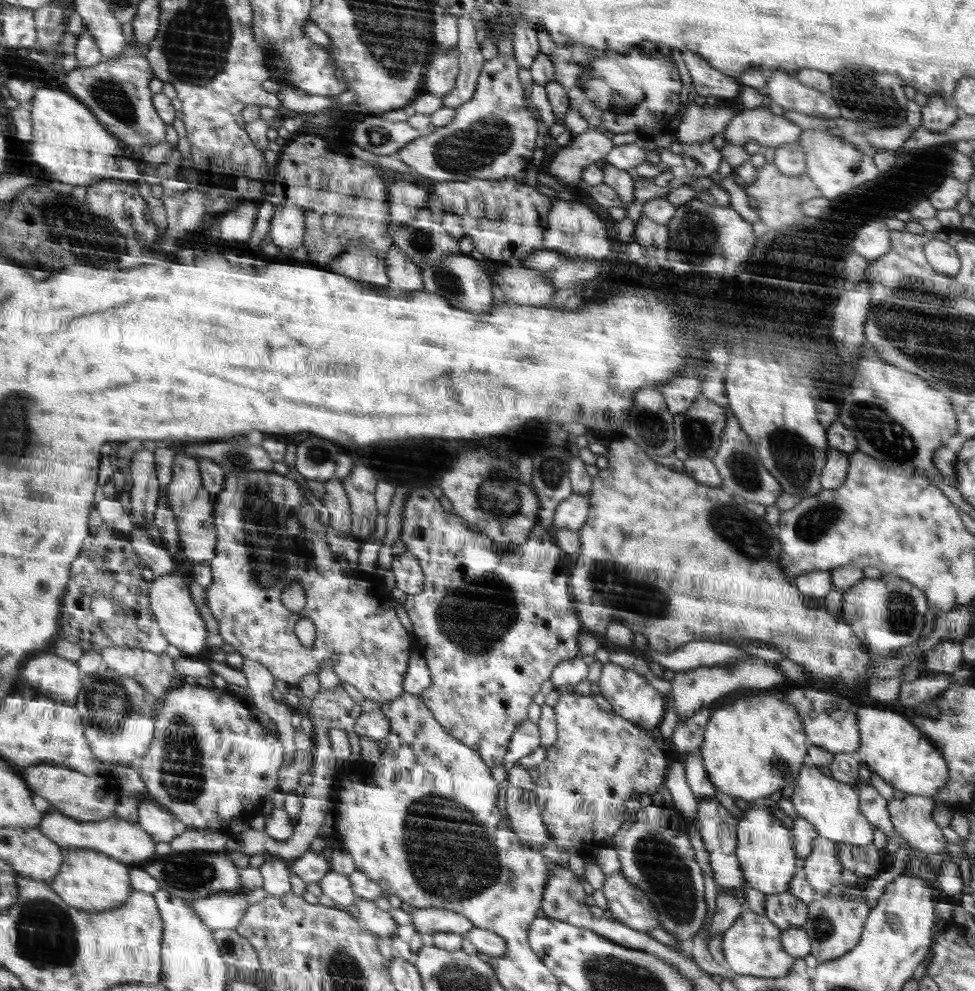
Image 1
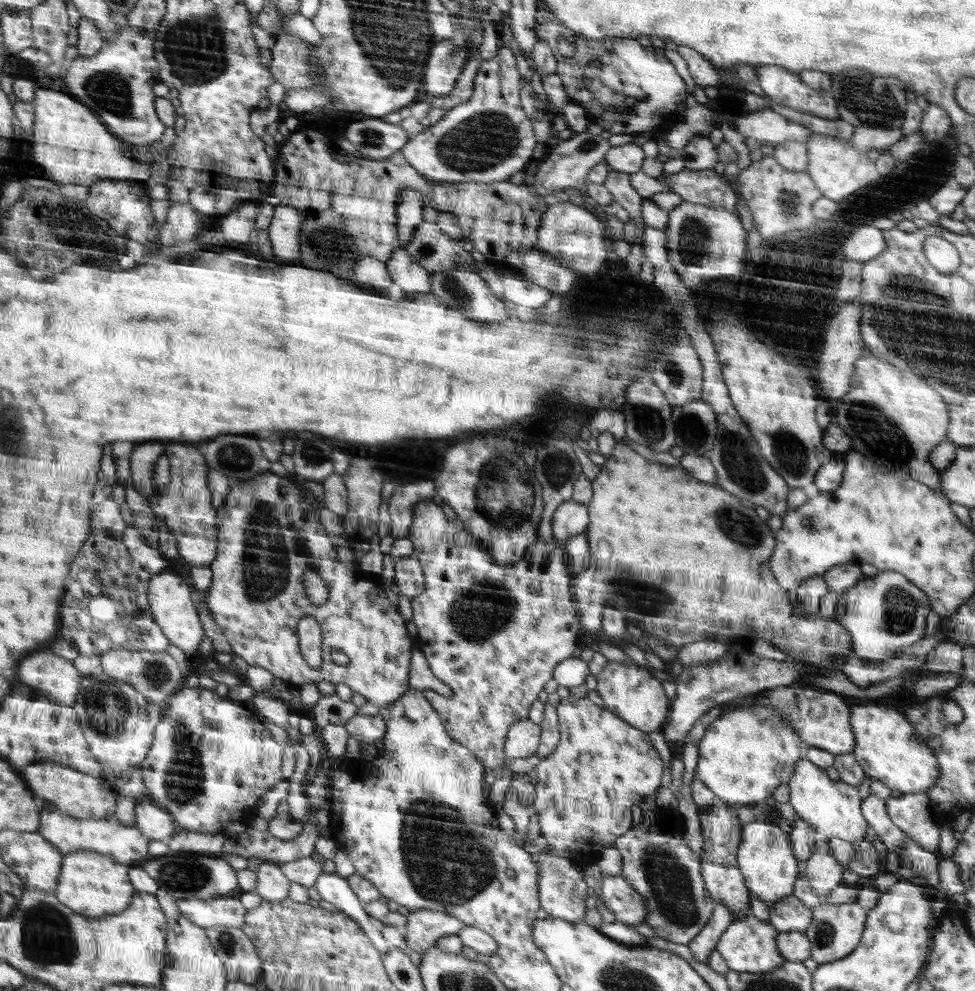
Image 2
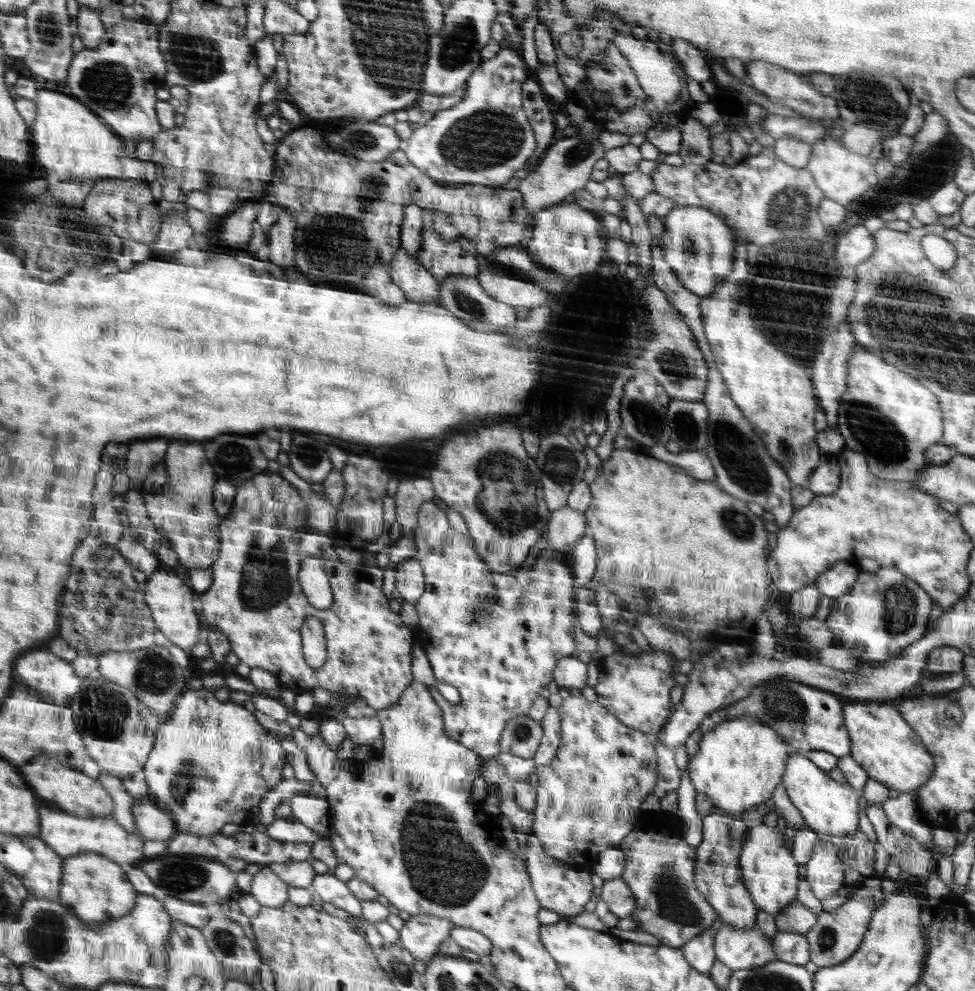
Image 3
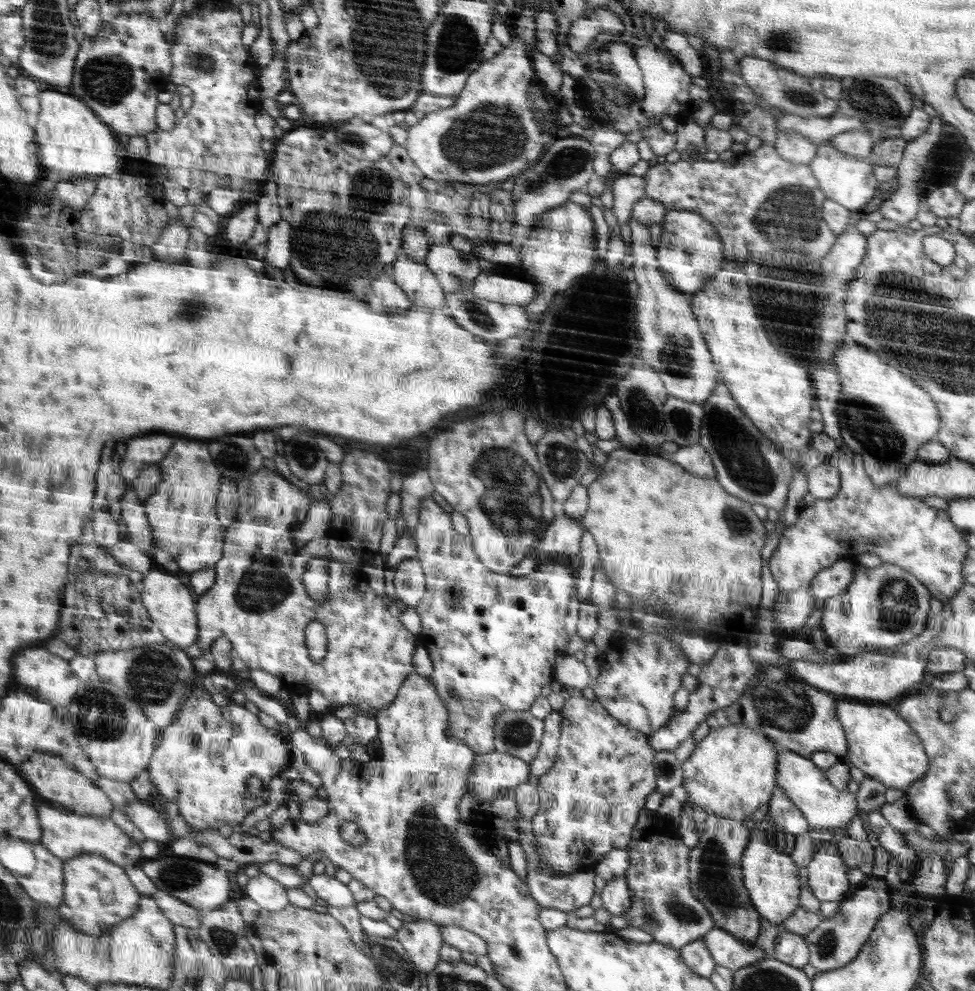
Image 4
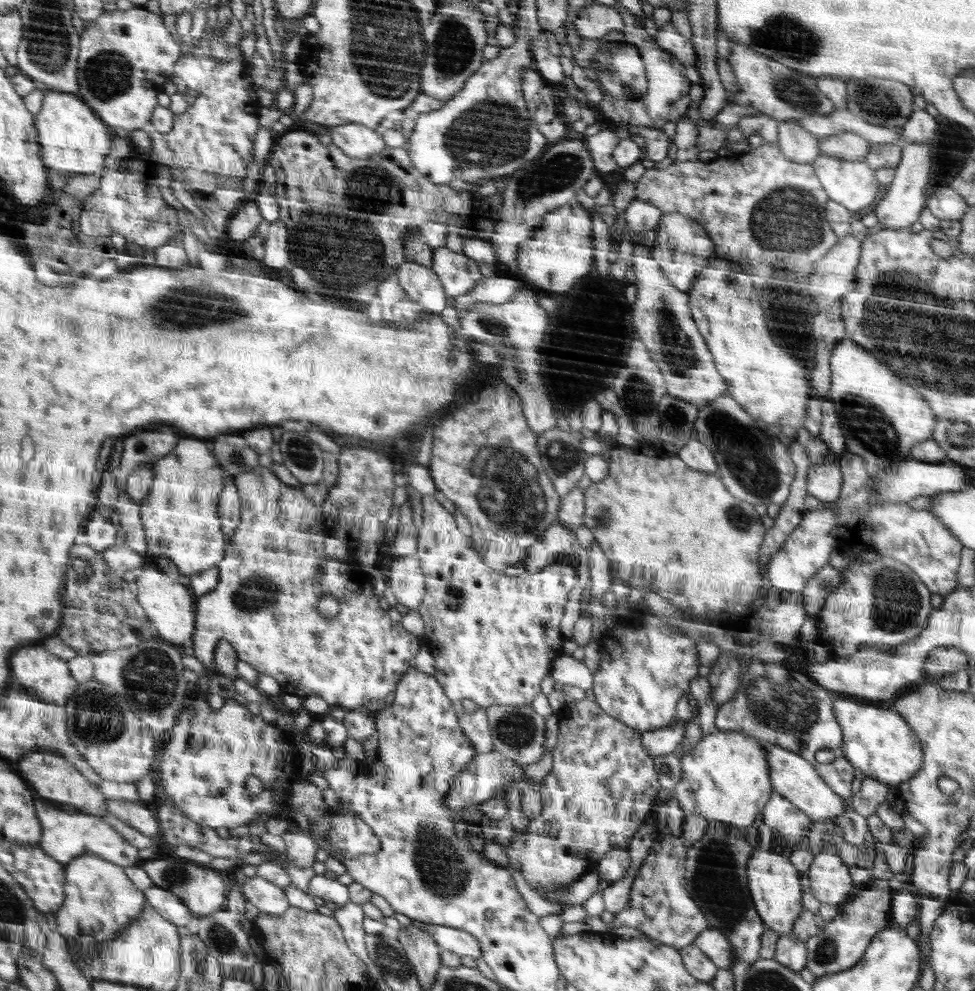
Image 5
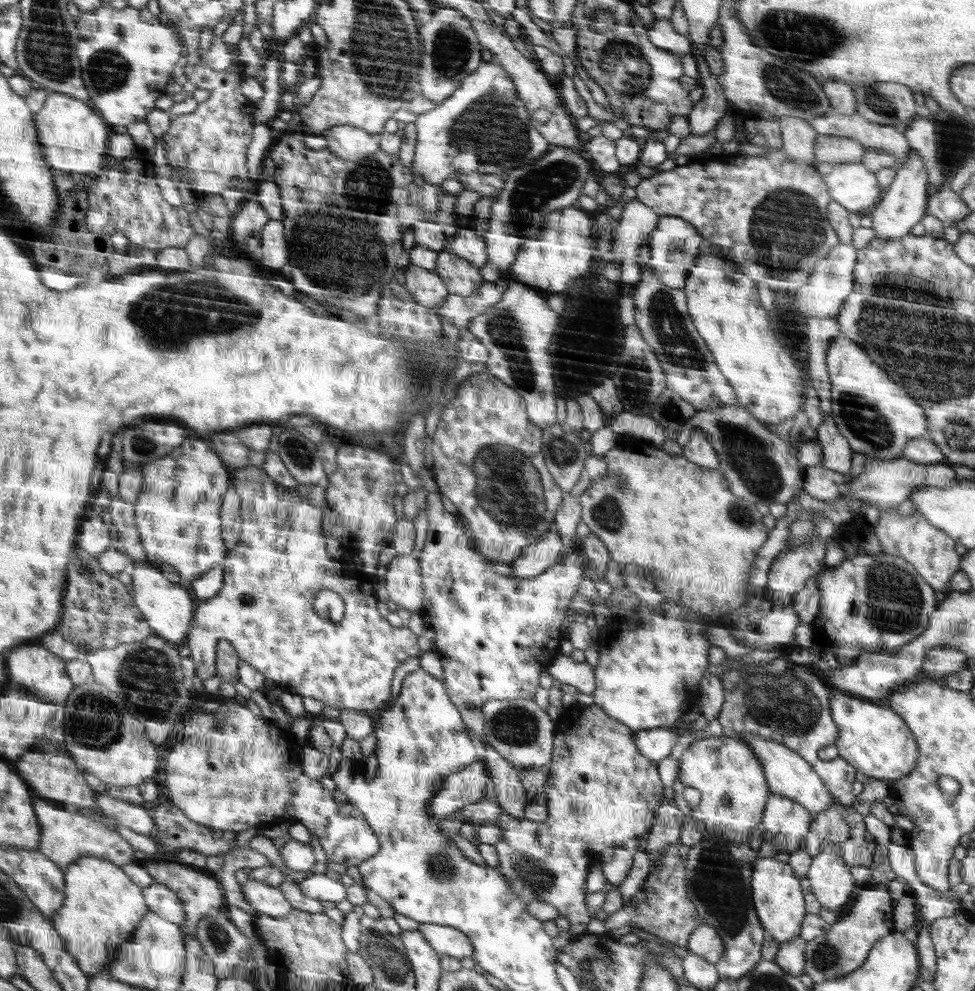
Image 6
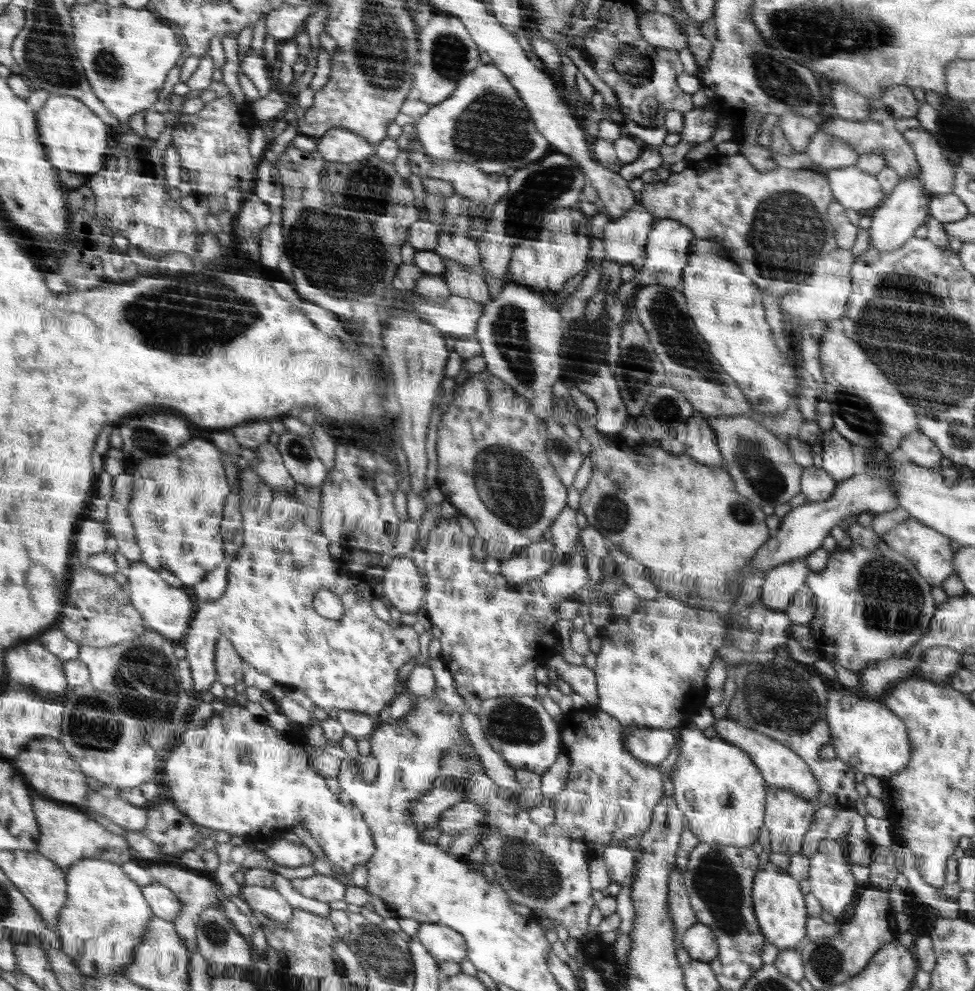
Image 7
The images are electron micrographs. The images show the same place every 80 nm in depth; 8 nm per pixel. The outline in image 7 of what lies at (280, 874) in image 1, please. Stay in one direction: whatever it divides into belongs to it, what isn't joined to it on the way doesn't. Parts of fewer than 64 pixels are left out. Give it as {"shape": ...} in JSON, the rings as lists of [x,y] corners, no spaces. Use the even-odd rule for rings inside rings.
{"shape":[[[242,886],[241,898],[269,919],[286,922],[292,917],[293,907],[272,887]]]}

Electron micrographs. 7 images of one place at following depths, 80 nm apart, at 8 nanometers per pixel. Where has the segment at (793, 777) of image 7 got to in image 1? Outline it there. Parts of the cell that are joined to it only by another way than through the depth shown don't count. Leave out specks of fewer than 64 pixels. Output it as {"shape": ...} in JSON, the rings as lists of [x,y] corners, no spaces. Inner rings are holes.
{"shape":[[[806,764],[802,766],[793,785],[793,795],[789,799],[799,816],[813,824],[820,837],[829,838],[835,843],[850,845],[873,844],[874,826],[866,820],[861,810],[860,794],[852,784],[824,775],[816,765]]]}

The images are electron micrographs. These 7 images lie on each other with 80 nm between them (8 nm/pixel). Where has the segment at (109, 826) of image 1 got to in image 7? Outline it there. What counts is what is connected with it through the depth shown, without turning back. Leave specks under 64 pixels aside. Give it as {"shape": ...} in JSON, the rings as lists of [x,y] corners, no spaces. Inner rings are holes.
{"shape":[[[34,798],[33,805],[37,813],[38,826],[41,826],[41,840],[36,851],[52,859],[57,866],[68,869],[87,858],[101,858],[108,862],[118,862],[118,865],[130,860],[129,841],[124,840],[123,836],[112,834],[102,824],[90,820],[82,812],[72,808],[62,808],[42,798]]]}

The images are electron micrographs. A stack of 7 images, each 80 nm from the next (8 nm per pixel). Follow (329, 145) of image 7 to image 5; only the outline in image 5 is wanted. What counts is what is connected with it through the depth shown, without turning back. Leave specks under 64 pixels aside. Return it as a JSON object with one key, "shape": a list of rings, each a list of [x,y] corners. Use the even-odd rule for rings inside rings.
{"shape":[[[346,123],[329,128],[332,144],[352,158],[368,158],[387,146],[381,131],[360,123]]]}

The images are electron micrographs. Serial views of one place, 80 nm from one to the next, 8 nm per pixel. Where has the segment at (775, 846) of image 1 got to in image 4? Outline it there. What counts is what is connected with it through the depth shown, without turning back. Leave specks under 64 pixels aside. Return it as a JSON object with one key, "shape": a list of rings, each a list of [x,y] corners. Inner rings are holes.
{"shape":[[[755,829],[754,834],[749,838],[748,848],[741,858],[741,868],[745,888],[748,890],[748,895],[750,895],[757,913],[770,921],[772,926],[783,931],[782,921],[792,917],[800,908],[798,907],[798,894],[800,894],[798,868],[796,868],[792,856],[788,853],[778,852],[774,846],[768,844],[766,836],[762,836]]]}

